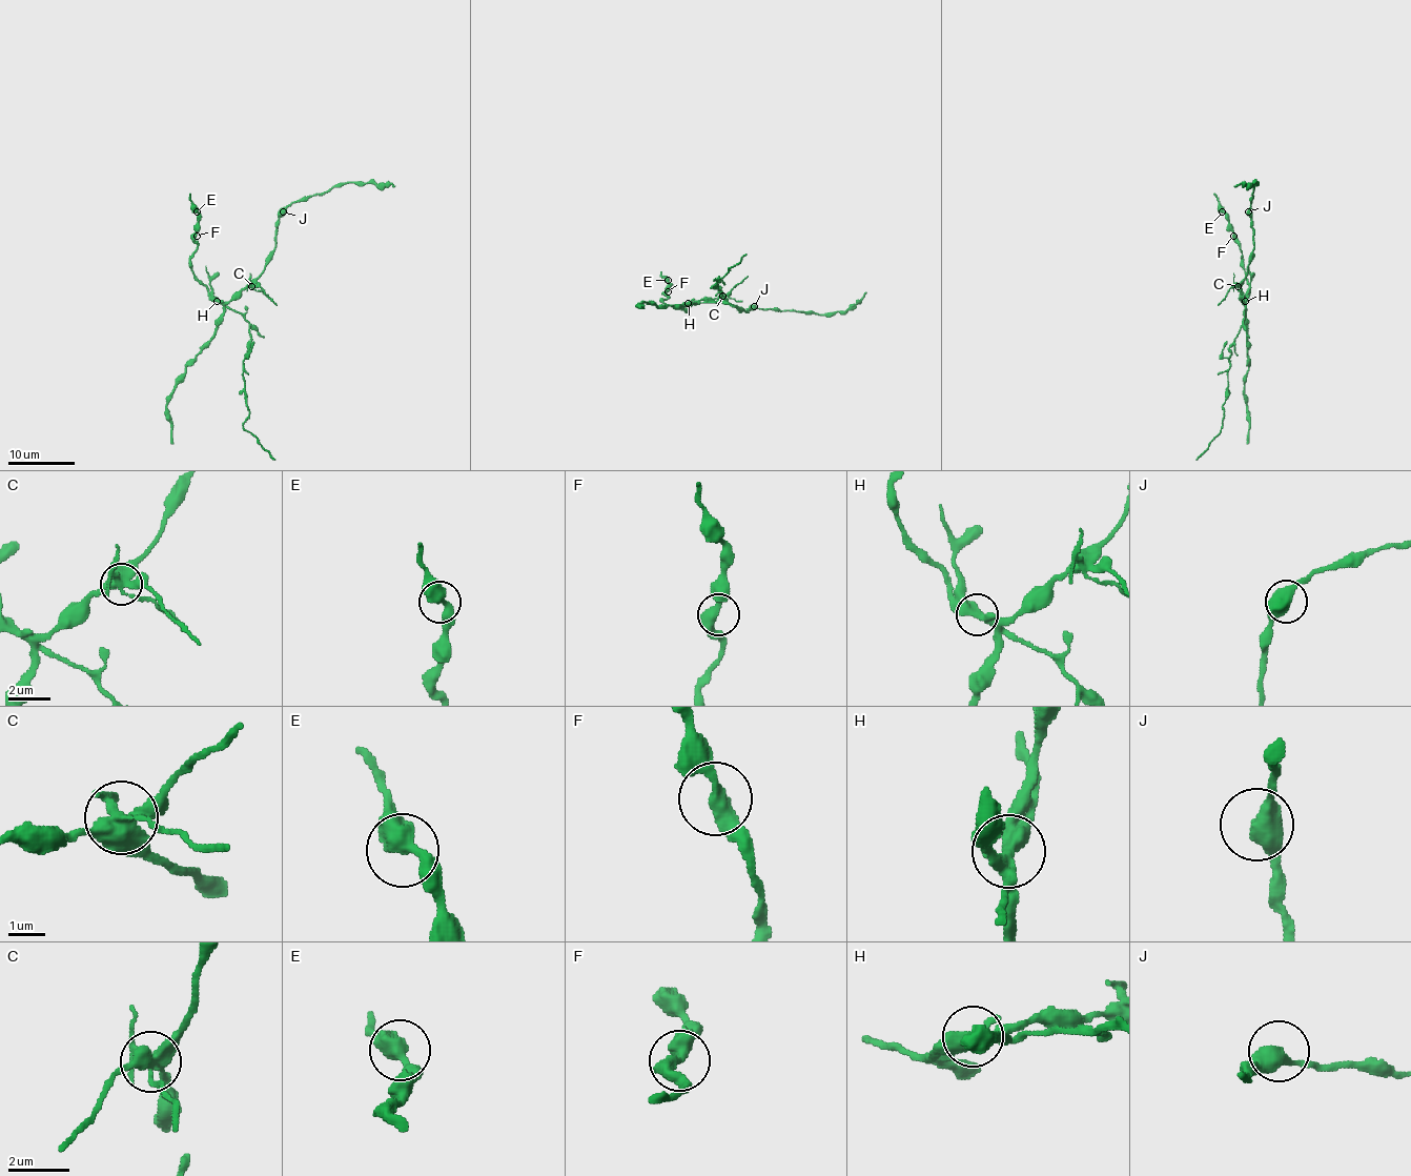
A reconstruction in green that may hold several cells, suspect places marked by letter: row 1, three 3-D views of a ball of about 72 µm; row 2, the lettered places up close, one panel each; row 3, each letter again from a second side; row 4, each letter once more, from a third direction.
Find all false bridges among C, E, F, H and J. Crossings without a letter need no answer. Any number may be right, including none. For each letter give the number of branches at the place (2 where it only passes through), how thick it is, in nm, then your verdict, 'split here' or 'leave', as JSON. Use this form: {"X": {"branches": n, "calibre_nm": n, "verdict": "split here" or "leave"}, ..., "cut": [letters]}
{"C": {"branches": 6, "calibre_nm": 440, "verdict": "split here"}, "E": {"branches": 2, "calibre_nm": 480, "verdict": "leave"}, "F": {"branches": 2, "calibre_nm": 400, "verdict": "leave"}, "H": {"branches": 2, "calibre_nm": 440, "verdict": "split here"}, "J": {"branches": 3, "calibre_nm": 400, "verdict": "leave"}, "cut": ["C", "H"]}

